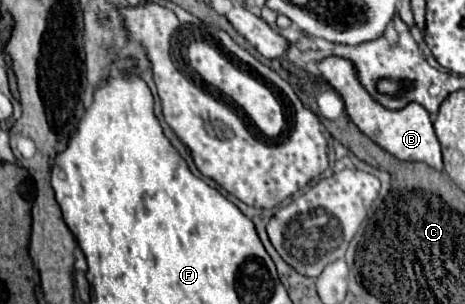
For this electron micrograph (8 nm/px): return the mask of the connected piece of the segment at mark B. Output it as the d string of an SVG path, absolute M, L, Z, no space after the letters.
M329 57L317 65L319 73L327 79L327 83L341 95L345 103L345 111L349 119L359 127L361 133L365 133L369 139L373 139L381 149L389 151L401 161L423 161L429 167L443 171L441 161L441 147L437 141L437 135L433 131L433 123L429 119L429 113L419 103L409 103L403 111L387 111L377 101L369 97L369 93L359 85L355 71L351 67L351 61L341 57Z

